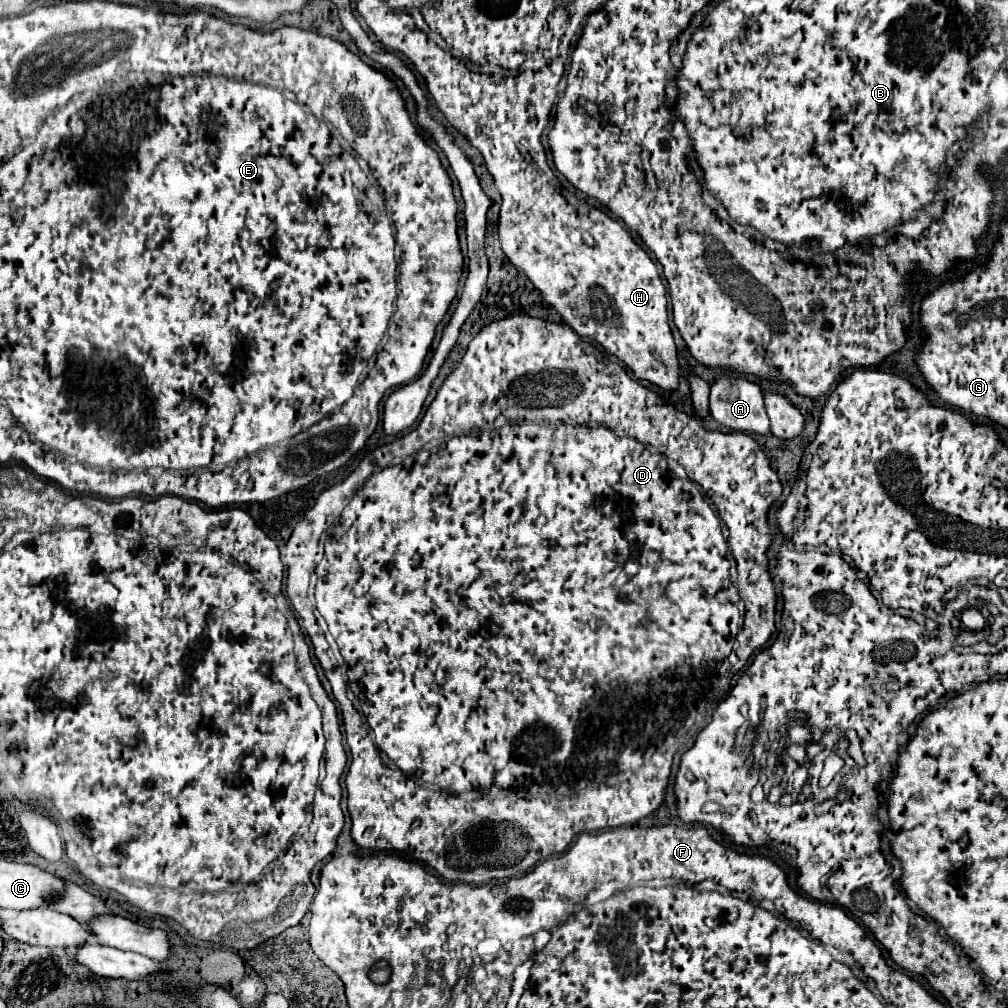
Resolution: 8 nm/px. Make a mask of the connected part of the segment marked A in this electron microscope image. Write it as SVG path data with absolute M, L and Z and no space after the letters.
M721 377L711 385L711 415L713 419L723 425L729 431L743 431L743 433L759 433L759 435L769 435L771 427L769 427L769 417L765 413L765 405L763 405L763 393L761 389L739 377Z

